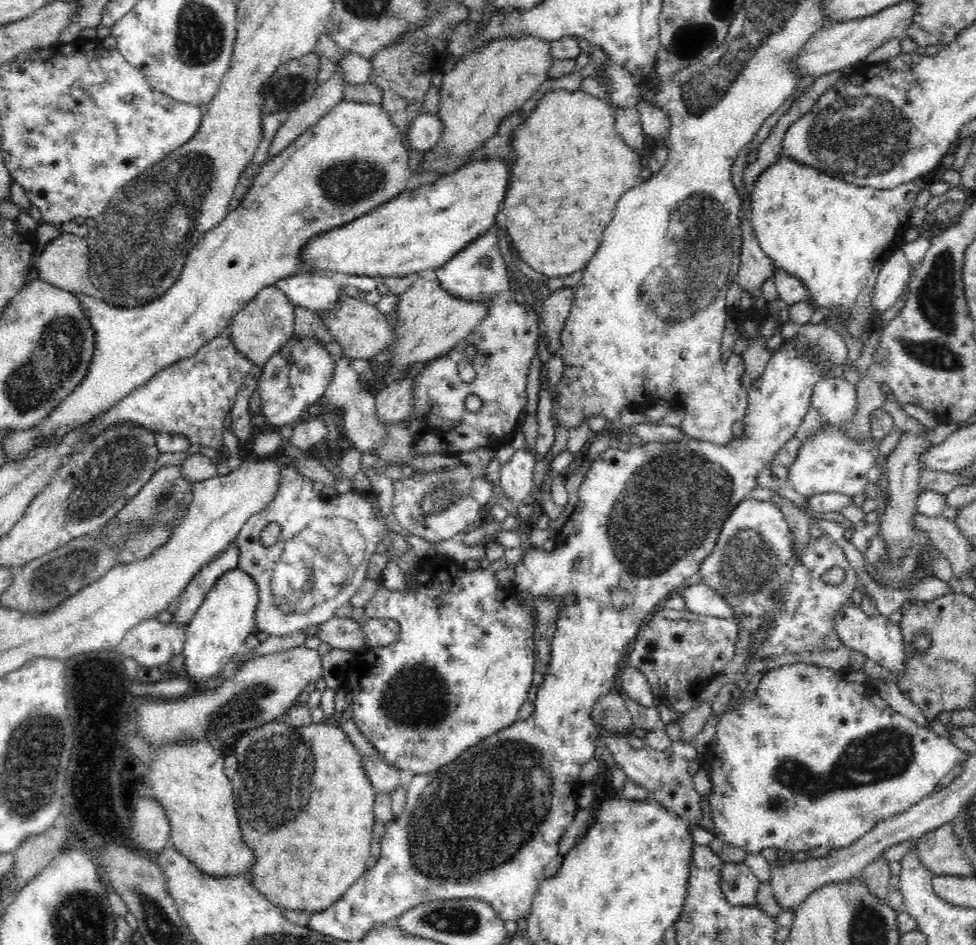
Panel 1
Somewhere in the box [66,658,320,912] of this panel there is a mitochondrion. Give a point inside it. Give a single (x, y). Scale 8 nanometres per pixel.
(246, 704)

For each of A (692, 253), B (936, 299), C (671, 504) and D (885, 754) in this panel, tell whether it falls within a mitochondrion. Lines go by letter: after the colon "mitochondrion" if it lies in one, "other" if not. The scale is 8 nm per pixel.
A: mitochondrion
B: mitochondrion
C: mitochondrion
D: mitochondrion

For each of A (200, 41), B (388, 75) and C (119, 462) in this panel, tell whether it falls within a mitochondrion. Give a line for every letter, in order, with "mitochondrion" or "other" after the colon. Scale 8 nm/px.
A: mitochondrion
B: other
C: mitochondrion

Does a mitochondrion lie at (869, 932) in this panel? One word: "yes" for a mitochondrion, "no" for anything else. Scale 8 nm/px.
yes

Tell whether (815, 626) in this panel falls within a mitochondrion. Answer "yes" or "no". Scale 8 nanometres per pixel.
no

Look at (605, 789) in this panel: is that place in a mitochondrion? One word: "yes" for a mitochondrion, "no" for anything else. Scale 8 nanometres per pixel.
no

